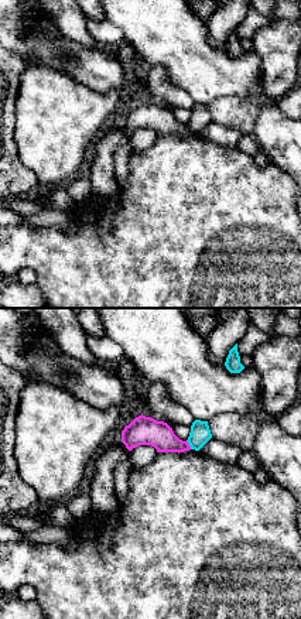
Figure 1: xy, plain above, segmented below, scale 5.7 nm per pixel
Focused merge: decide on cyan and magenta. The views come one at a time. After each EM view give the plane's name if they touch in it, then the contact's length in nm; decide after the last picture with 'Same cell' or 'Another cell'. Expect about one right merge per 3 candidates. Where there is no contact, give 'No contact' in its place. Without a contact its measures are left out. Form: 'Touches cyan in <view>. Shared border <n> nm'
Touches cyan in xy. Shared border 60 nm

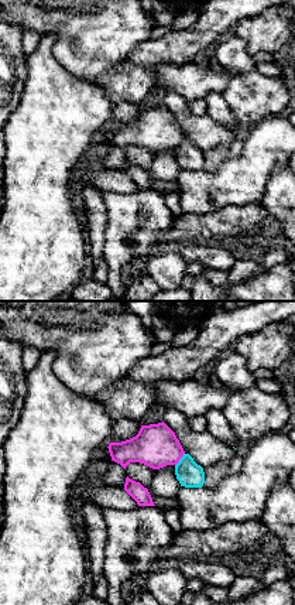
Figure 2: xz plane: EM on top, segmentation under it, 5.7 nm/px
Touches cyan in xz. Shared border 90 nm

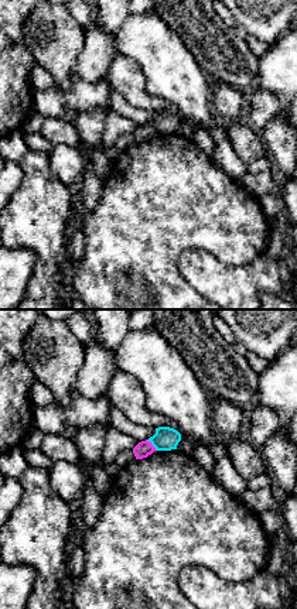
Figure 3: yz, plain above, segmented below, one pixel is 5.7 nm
Touches cyan in yz. Shared border 90 nm

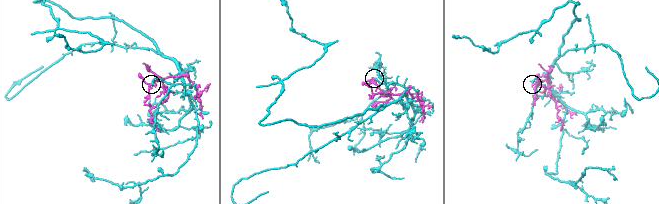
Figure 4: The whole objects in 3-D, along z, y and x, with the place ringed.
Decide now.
Another cell

